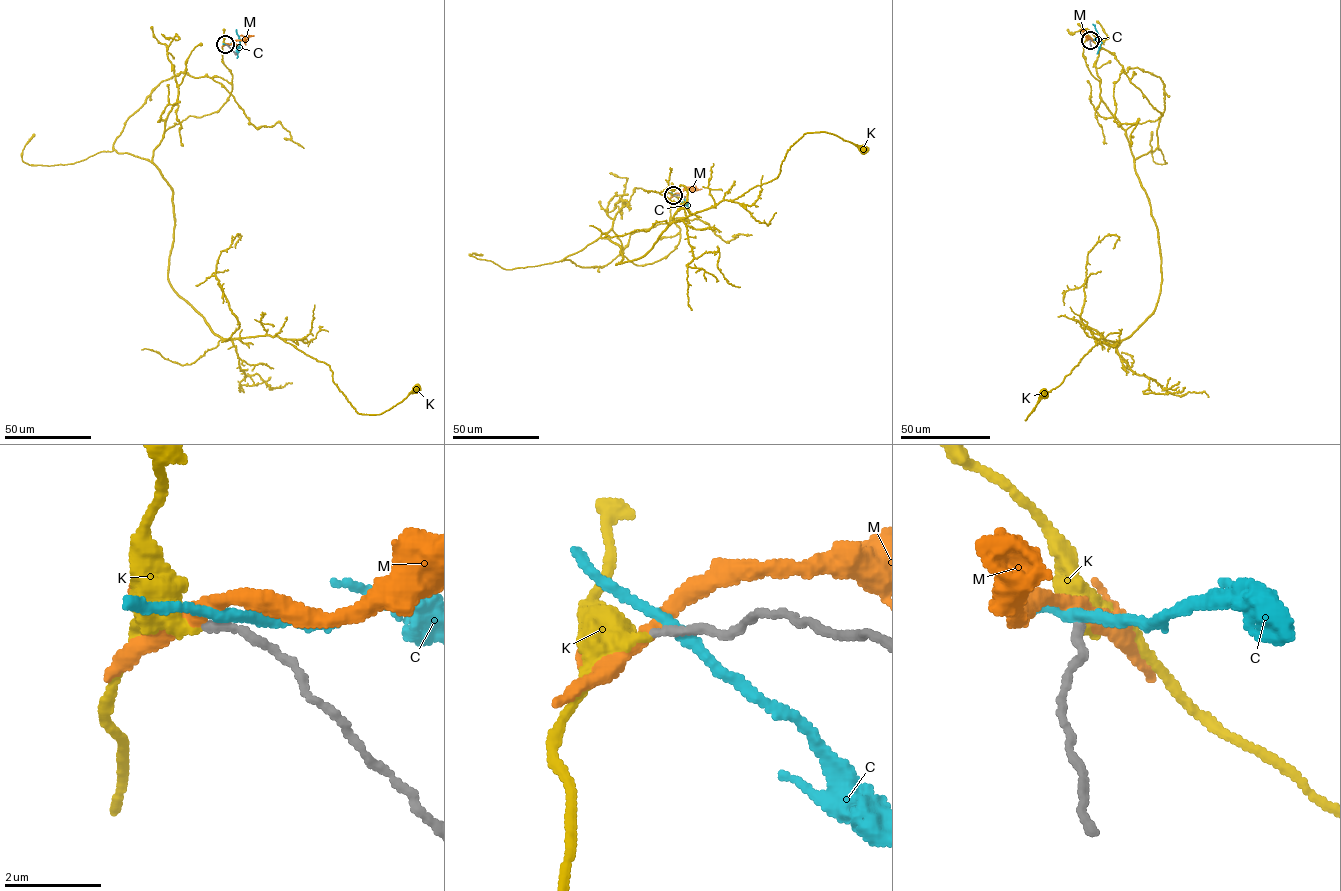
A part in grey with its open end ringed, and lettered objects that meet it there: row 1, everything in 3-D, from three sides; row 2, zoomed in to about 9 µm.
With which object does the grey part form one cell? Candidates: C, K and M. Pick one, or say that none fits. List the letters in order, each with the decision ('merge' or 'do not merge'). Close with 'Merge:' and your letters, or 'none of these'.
C: do not merge
K: merge
M: do not merge
Merge: K

